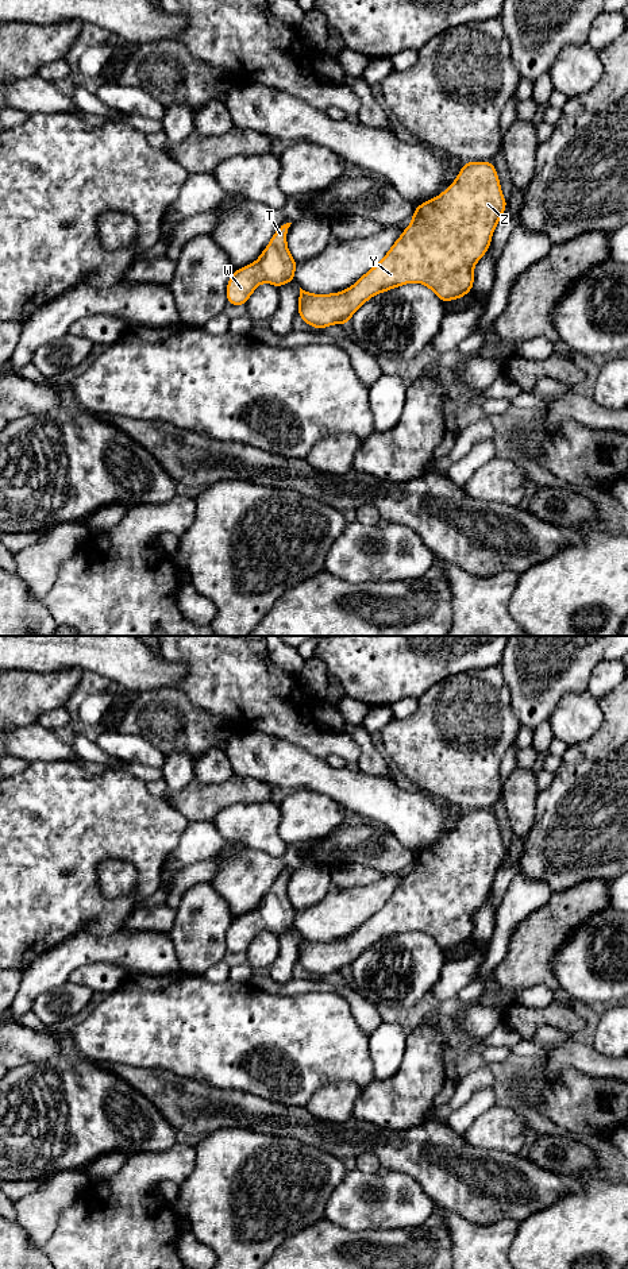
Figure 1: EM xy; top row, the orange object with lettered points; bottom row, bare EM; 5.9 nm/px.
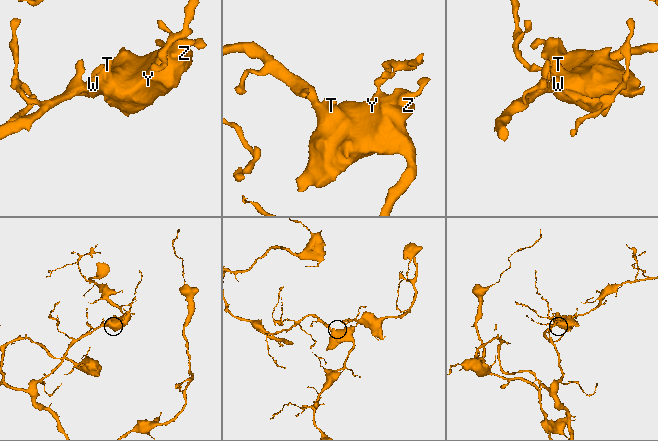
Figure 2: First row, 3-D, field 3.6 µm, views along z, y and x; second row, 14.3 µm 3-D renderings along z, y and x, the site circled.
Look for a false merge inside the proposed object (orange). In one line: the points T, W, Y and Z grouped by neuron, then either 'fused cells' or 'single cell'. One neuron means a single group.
T W Y Z; single cell

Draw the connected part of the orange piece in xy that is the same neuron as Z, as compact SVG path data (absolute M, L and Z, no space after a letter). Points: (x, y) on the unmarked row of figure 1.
M466 810L456 828L442 842L415 857L411 873L380 911L340 941L312 942L300 936L297 961L317 977L347 972L369 946L412 930L427 933L443 950L466 944L473 937L474 913L488 899L505 856L506 848L493 811Z

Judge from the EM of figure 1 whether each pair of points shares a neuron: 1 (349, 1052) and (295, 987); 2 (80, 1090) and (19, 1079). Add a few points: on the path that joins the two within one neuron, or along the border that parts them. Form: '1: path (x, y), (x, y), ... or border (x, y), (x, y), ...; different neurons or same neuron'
1: border (331, 991), (304, 991), (288, 995), (268, 994); different neurons
2: path (65, 1090), (34, 1090); same neuron

